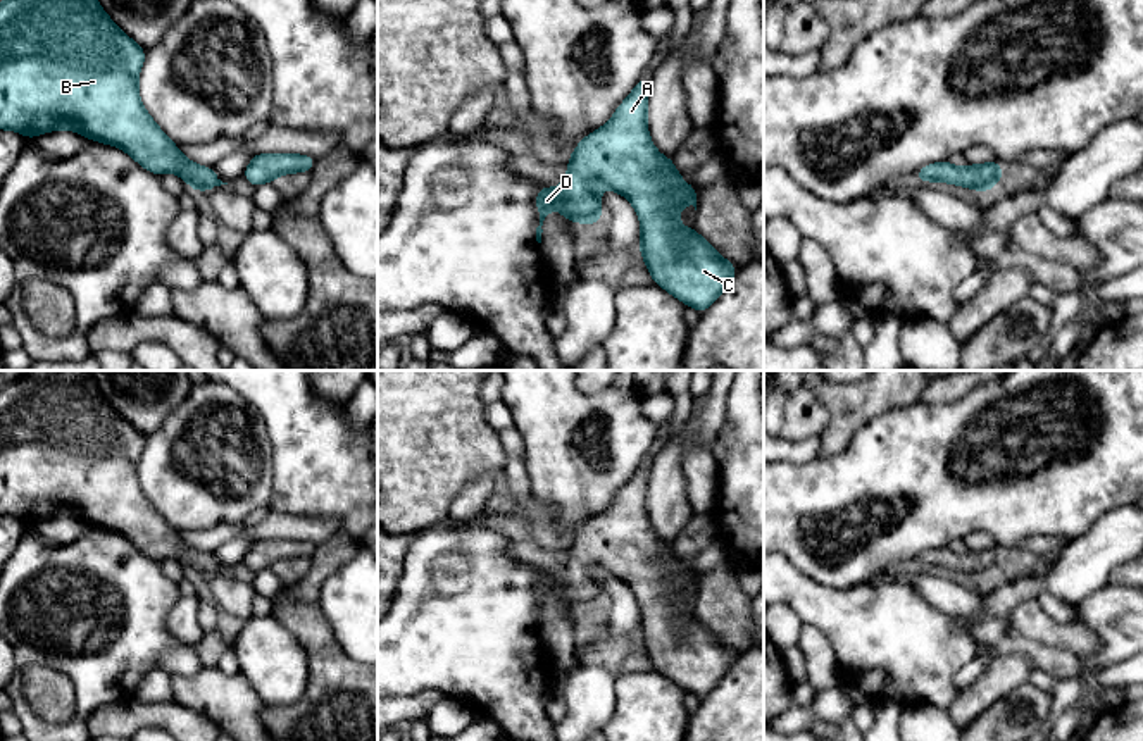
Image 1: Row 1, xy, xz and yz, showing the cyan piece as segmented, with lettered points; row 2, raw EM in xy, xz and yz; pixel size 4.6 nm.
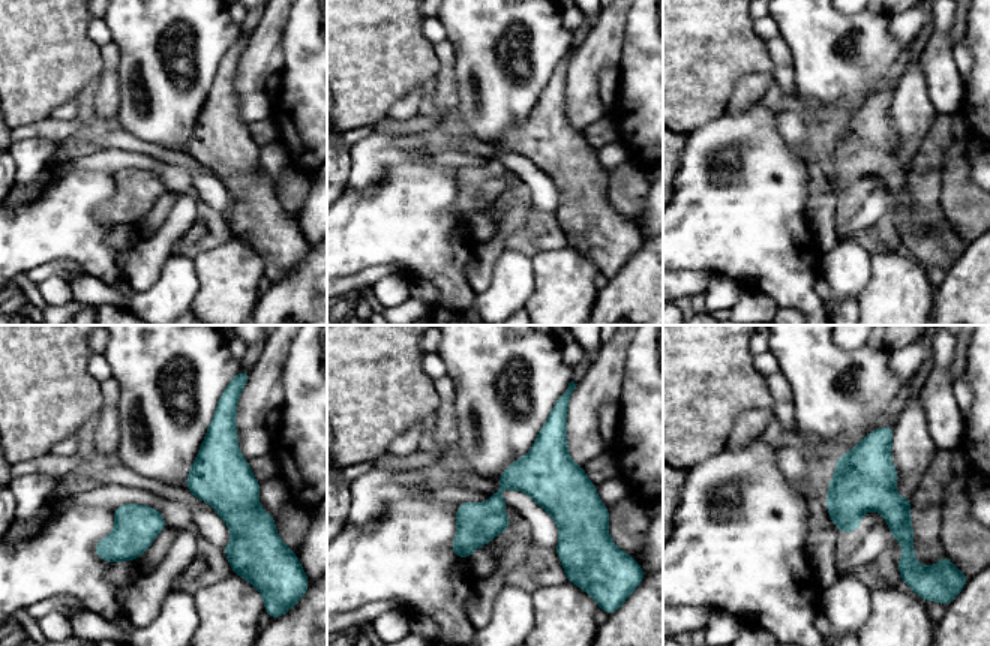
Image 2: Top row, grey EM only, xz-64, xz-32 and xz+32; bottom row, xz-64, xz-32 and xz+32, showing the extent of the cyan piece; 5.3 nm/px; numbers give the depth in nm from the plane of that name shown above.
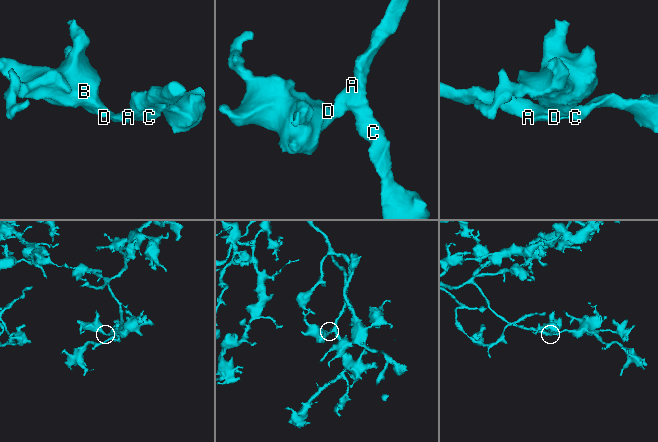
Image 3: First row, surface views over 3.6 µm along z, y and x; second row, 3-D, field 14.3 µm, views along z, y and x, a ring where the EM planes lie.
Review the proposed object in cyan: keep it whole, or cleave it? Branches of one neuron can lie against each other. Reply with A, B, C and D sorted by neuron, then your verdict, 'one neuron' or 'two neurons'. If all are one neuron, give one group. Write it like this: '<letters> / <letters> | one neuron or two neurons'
A B C D | one neuron

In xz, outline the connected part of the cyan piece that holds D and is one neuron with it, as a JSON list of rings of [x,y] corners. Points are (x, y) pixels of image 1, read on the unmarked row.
[[[652,462],[640,464],[612,505],[579,527],[569,543],[569,555],[559,574],[543,572],[538,576],[540,612],[536,613],[536,627],[541,629],[541,612],[553,591],[562,596],[562,605],[584,612],[598,608],[602,605],[600,576],[610,574],[624,581],[638,598],[641,608],[640,638],[653,669],[703,700],[733,667],[738,655],[722,644],[695,613],[684,615],[678,605],[683,591],[693,591],[696,596],[696,574],[683,567],[672,545],[660,541],[648,522],[646,491],[650,467]]]

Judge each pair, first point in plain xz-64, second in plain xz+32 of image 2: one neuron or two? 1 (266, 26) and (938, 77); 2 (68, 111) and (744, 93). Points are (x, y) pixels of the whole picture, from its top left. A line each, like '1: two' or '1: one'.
1: two
2: one

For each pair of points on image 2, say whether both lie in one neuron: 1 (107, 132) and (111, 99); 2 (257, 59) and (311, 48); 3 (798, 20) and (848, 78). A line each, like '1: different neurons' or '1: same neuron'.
1: different neurons
2: different neurons
3: same neuron

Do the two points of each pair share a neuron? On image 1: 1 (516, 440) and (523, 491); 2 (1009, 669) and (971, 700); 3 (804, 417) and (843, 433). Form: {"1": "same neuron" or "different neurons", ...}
{"1": "same neuron", "2": "same neuron", "3": "different neurons"}

